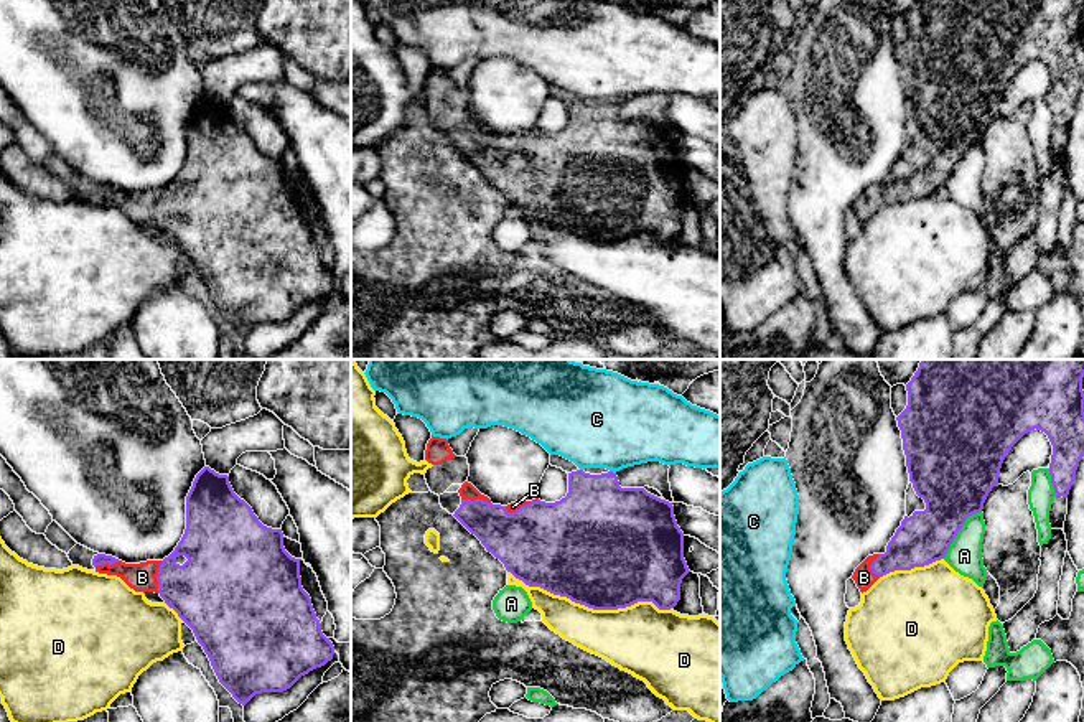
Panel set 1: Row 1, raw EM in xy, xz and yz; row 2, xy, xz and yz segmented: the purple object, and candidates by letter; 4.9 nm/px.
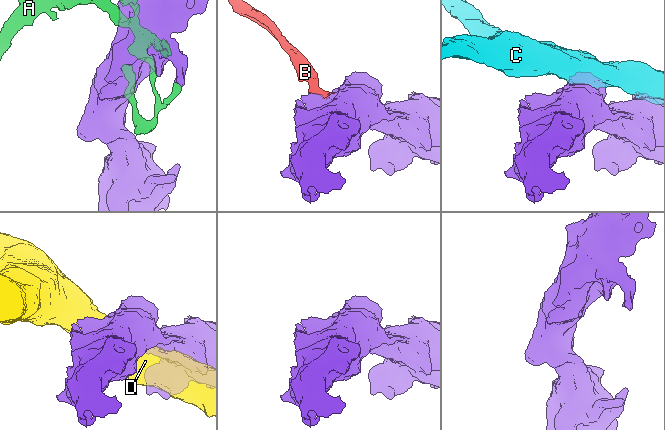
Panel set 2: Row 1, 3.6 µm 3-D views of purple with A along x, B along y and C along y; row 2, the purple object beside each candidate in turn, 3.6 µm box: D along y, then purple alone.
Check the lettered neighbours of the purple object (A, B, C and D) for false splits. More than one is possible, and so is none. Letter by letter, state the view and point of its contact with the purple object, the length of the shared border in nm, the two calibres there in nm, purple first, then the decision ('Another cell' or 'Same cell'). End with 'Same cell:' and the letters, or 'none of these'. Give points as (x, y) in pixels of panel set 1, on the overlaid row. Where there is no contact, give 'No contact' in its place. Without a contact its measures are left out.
A: Touches purple at yz (959, 529). Shared border 300 nm. Thickness 360 nm (purple) against 170 nm. Another cell
B: Touches purple at xy (157, 577). Shared border 160 nm. Thickness 360 nm (purple) against 140 nm. Same cell
C: Touches purple at xz (612, 472). Shared border 40 nm. Thickness 400 nm (purple) against 460 nm. Another cell
D: Touches purple at xz (590, 607). Shared border 800 nm. Thickness 500 nm (purple) against 300 nm. Another cell
Same cell: B

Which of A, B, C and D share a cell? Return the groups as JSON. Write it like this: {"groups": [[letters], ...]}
{"groups": [["A"], ["B"], ["C"], ["D"]]}

